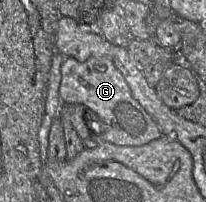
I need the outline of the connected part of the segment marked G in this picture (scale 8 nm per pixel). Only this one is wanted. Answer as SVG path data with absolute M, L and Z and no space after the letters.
M65 57L61 65L59 94L64 103L84 105L97 115L101 141L118 146L142 146L163 136L154 119L134 99L122 73L108 57L92 57L85 62Z

